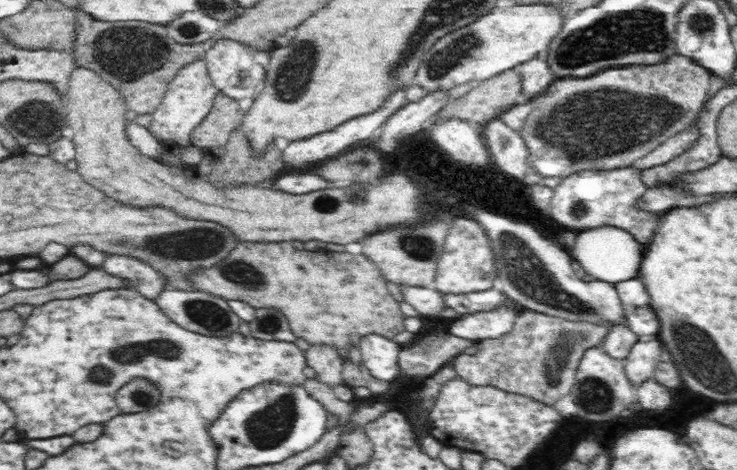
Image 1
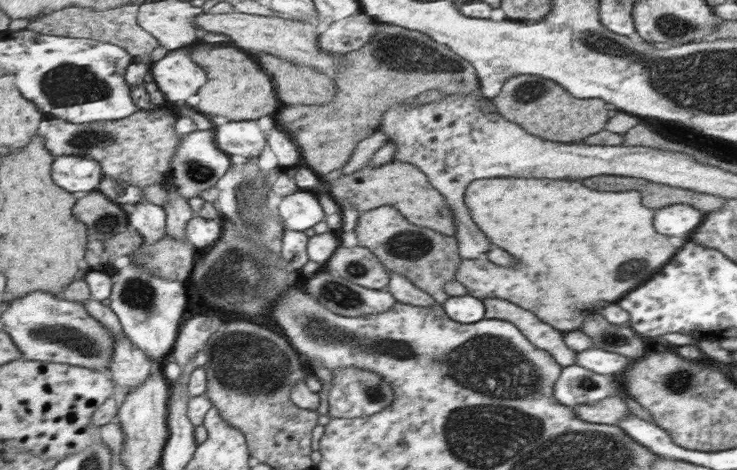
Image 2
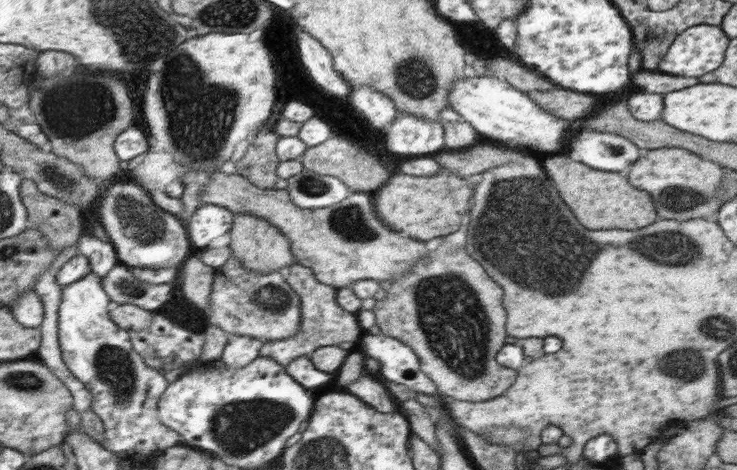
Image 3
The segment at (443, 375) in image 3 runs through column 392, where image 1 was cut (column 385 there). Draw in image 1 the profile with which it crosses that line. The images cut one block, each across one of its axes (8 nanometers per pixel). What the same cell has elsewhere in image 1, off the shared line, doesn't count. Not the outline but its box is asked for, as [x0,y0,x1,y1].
[186,242,405,362]

